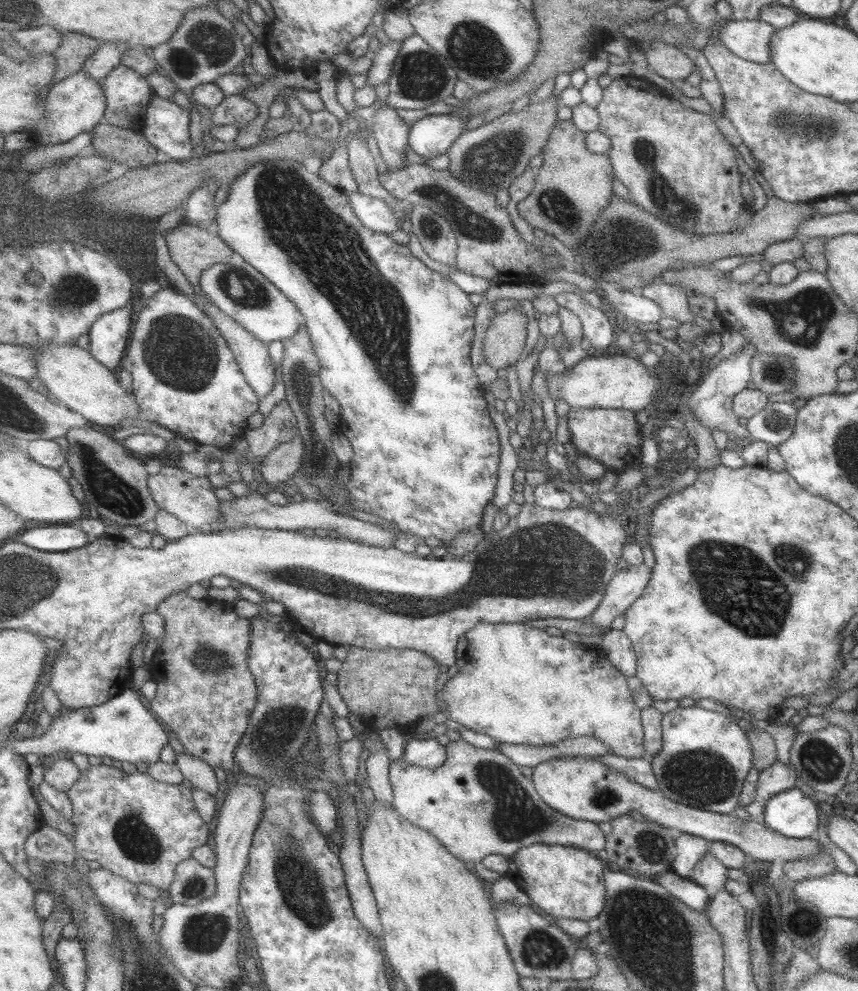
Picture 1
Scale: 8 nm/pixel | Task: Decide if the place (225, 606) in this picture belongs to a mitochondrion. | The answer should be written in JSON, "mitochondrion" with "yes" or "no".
{"mitochondrion":"no"}

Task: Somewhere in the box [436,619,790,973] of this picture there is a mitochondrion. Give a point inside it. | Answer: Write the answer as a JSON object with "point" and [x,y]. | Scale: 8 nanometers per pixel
{"point":[516,816]}

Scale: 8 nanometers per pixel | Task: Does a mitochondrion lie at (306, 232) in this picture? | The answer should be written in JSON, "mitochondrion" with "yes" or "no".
{"mitochondrion":"yes"}

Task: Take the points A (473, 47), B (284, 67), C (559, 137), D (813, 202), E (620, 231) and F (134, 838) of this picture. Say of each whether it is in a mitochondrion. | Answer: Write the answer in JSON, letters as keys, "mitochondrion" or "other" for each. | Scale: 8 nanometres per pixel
{"A":"mitochondrion","B":"other","C":"other","D":"other","E":"mitochondrion","F":"mitochondrion"}

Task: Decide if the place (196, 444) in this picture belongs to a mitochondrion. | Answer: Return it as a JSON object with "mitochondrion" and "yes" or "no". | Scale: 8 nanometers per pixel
{"mitochondrion":"no"}

